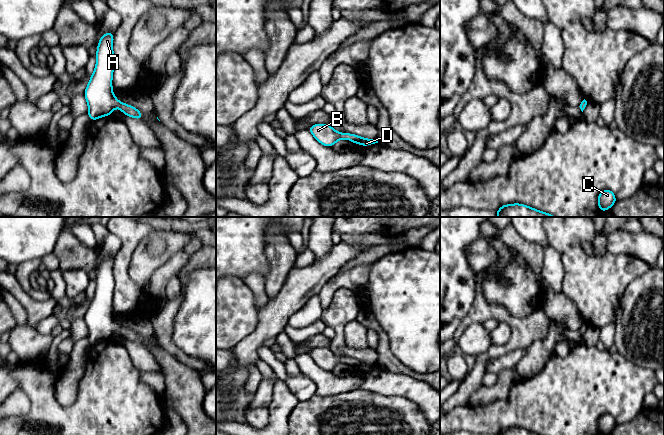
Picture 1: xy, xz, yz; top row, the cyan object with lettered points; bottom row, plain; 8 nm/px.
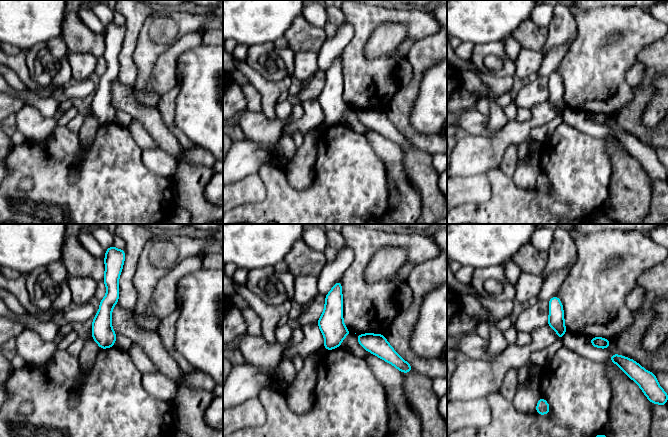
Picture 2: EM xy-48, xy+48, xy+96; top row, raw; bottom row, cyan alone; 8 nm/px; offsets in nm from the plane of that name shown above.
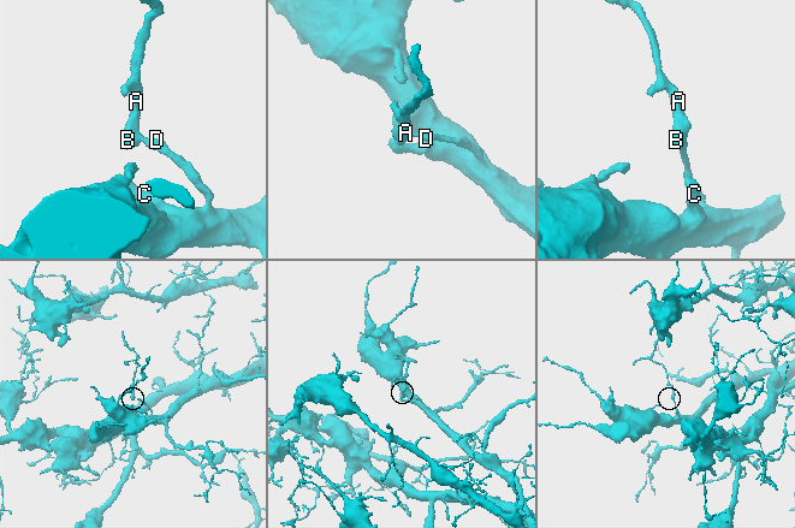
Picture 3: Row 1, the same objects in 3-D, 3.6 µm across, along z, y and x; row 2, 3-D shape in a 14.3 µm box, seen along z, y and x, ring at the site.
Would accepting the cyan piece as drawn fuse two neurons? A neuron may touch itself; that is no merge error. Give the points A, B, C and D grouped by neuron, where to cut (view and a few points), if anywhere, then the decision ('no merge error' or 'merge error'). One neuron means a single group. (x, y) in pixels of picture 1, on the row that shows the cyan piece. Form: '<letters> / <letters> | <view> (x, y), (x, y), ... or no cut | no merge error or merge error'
A B C D | no cut | no merge error

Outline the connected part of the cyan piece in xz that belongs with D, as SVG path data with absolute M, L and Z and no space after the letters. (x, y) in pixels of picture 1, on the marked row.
M314 124L308 129L319 143L327 147L332 147L335 142L341 139L350 140L355 144L363 146L378 143L377 138L367 139L355 134L337 132L330 126L330 124Z

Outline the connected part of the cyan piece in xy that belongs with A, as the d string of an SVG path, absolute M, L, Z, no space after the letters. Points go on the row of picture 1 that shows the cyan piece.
M108 32L101 36L97 45L97 63L84 95L88 103L88 116L94 121L112 114L114 108L119 107L124 115L139 120L143 119L141 112L125 103L120 102L113 95L112 75L114 70L114 52L112 49L114 34Z

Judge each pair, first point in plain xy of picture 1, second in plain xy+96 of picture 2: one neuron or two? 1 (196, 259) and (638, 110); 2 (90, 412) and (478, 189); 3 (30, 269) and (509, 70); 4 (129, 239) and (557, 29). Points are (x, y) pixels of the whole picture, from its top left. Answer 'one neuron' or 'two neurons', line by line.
1: one neuron
2: two neurons
3: one neuron
4: two neurons

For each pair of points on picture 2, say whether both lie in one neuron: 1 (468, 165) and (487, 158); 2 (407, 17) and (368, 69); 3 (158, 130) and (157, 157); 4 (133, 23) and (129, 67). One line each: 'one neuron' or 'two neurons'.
1: one neuron
2: one neuron
3: two neurons
4: one neuron

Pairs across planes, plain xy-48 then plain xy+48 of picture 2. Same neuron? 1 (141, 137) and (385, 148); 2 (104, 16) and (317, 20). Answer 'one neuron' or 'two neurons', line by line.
1: one neuron
2: two neurons

